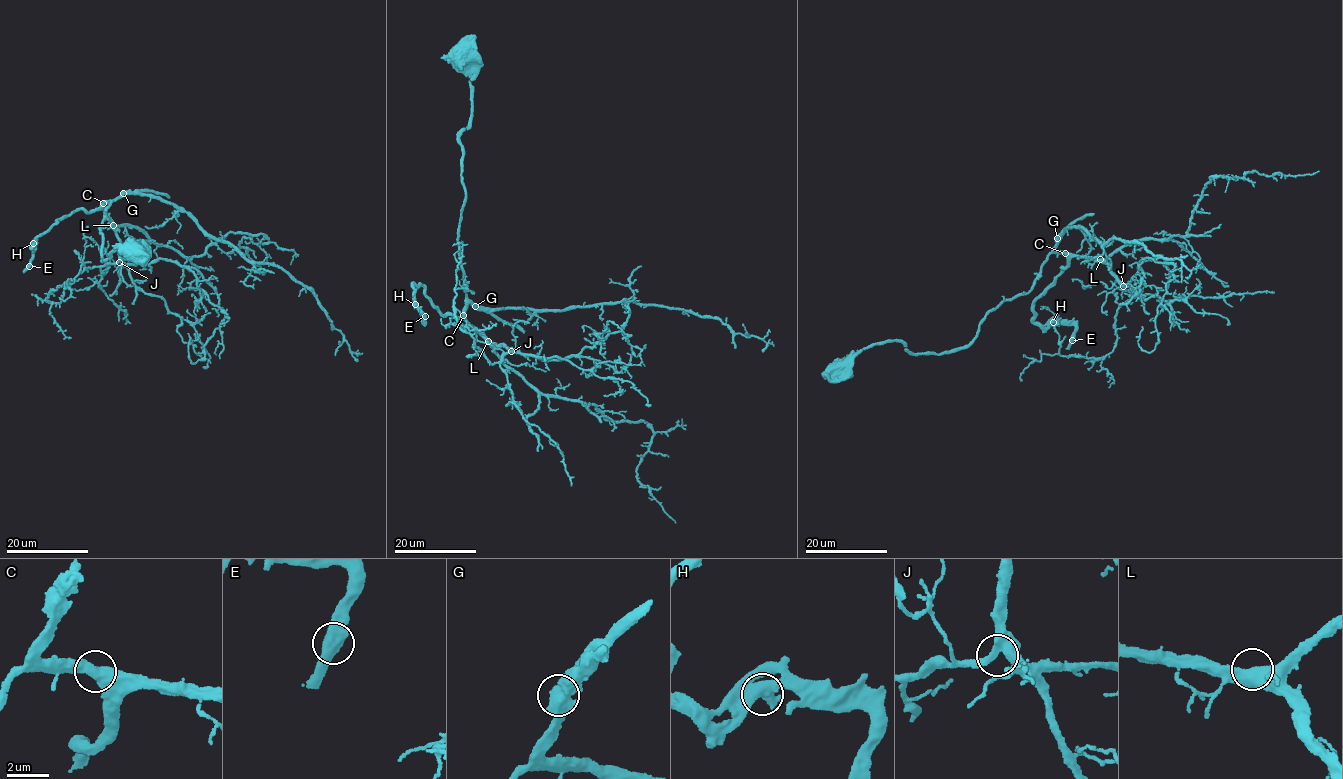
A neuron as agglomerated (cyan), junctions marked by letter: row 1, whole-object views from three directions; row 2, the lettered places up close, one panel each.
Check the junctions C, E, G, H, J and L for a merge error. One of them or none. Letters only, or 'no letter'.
no letter

